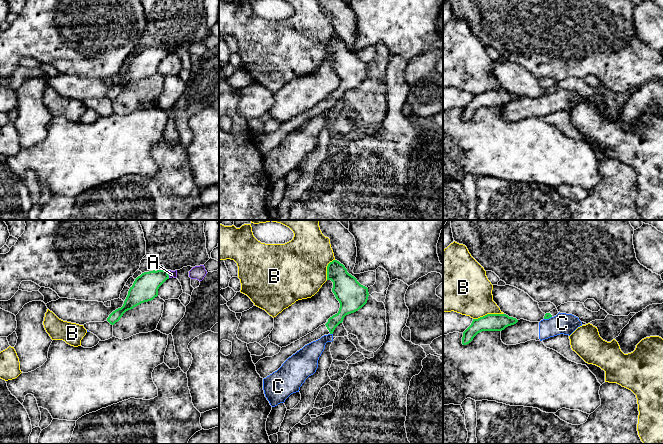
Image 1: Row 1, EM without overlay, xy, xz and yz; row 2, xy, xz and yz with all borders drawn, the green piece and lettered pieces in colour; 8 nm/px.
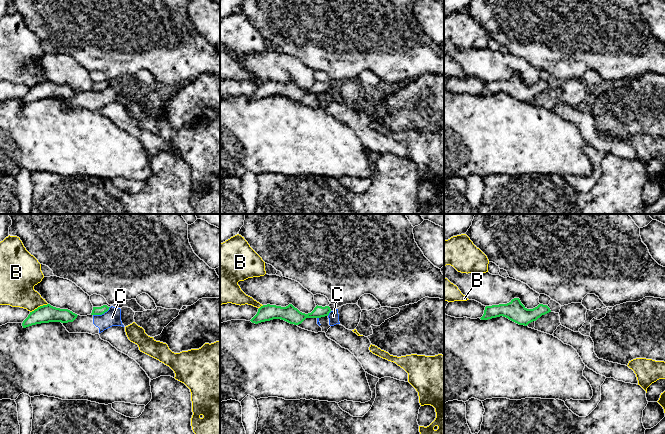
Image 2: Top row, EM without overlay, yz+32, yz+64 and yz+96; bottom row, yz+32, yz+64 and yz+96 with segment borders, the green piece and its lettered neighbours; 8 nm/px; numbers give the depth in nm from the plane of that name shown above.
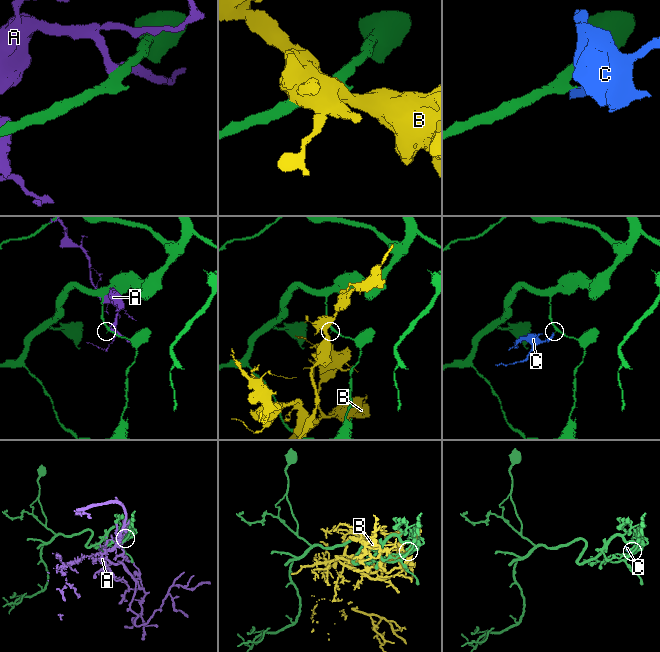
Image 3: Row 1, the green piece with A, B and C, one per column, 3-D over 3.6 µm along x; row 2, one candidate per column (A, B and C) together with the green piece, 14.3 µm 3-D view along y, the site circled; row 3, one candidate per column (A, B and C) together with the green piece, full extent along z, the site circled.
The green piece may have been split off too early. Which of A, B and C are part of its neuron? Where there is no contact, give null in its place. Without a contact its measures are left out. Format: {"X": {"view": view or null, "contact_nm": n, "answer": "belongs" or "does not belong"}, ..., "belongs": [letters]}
{"A": {"view": "xy", "contact_nm": 70, "answer": "does not belong"}, "B": {"view": "yz", "contact_nm": 260, "answer": "does not belong"}, "C": {"view": "xz", "contact_nm": 30, "answer": "does not belong"}, "belongs": []}

